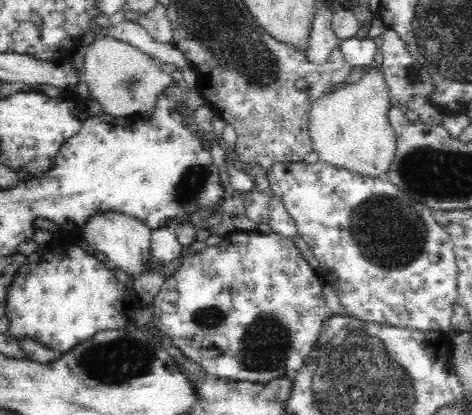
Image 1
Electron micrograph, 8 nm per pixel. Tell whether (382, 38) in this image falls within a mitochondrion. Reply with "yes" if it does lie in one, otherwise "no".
no

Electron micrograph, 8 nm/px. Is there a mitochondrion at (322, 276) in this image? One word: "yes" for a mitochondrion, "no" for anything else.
no

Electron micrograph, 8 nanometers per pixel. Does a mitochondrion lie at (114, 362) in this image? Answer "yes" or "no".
yes

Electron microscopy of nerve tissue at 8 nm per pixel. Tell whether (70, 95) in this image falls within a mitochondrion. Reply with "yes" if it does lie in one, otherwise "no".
no

